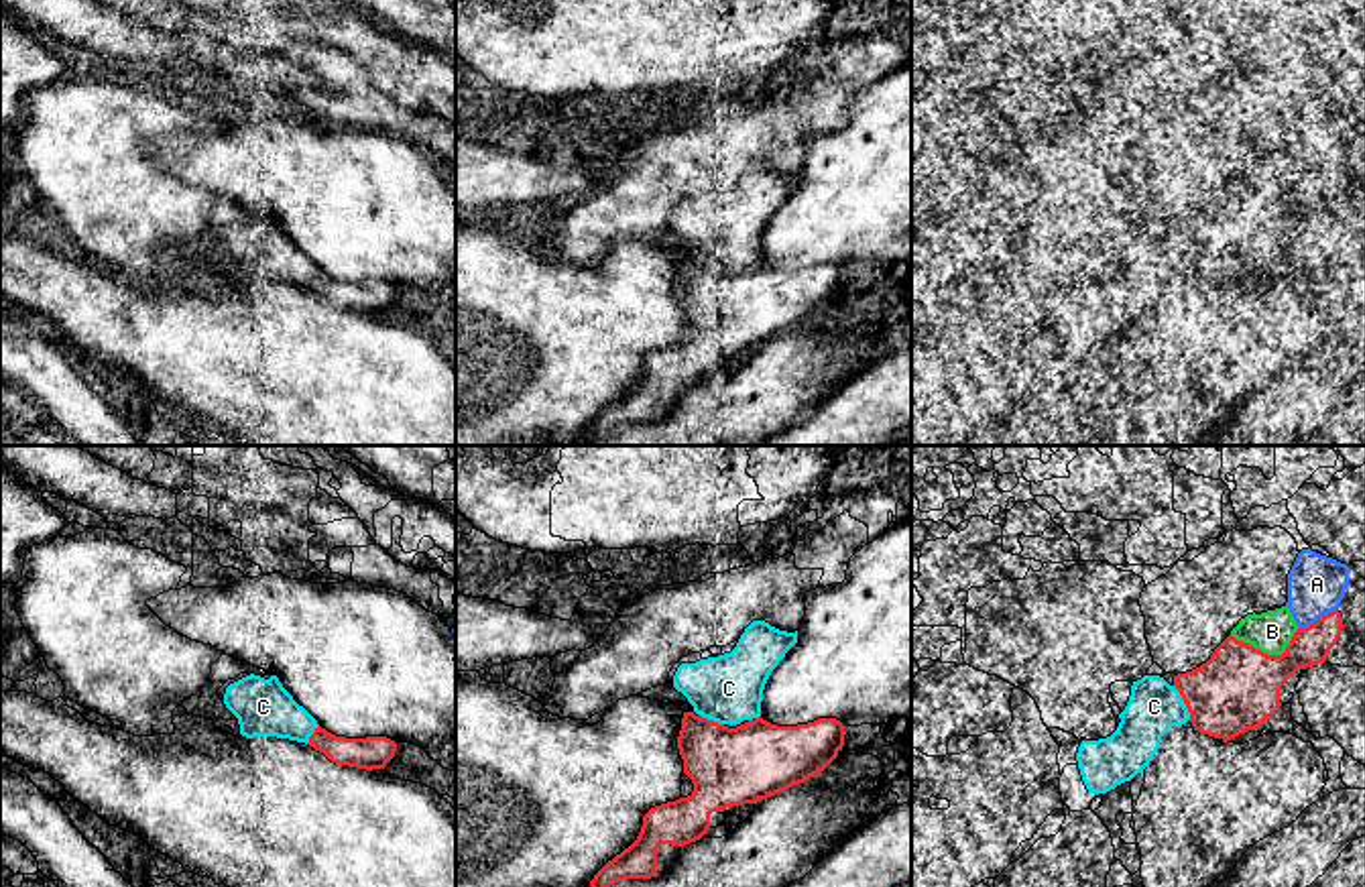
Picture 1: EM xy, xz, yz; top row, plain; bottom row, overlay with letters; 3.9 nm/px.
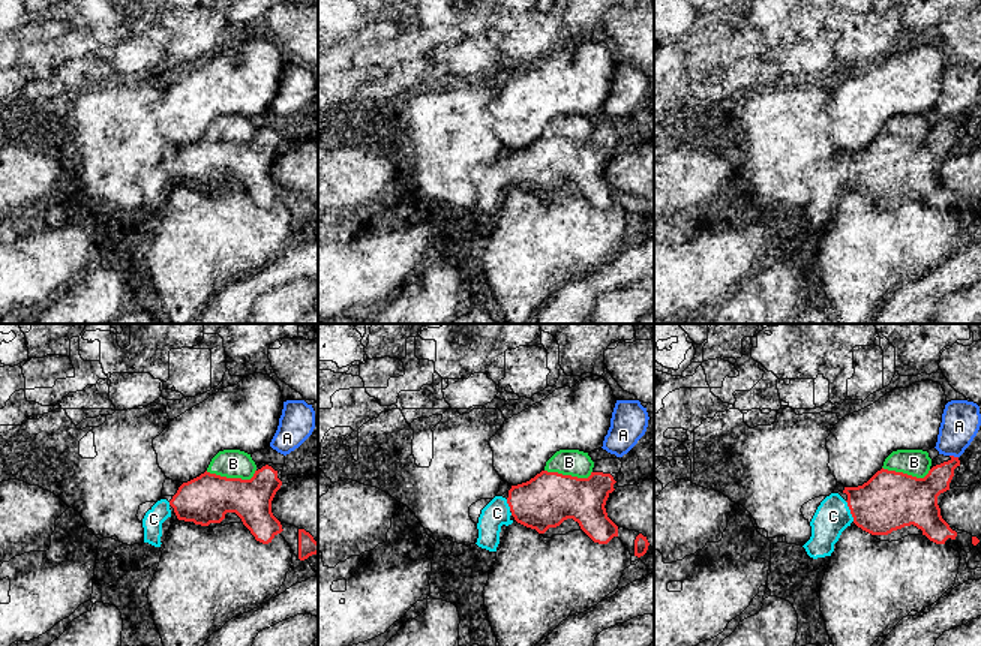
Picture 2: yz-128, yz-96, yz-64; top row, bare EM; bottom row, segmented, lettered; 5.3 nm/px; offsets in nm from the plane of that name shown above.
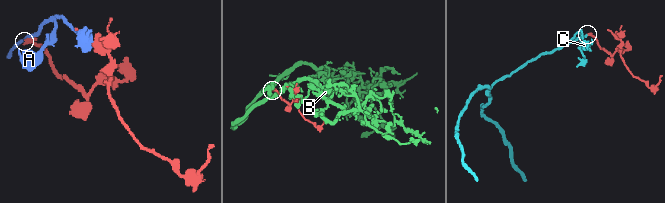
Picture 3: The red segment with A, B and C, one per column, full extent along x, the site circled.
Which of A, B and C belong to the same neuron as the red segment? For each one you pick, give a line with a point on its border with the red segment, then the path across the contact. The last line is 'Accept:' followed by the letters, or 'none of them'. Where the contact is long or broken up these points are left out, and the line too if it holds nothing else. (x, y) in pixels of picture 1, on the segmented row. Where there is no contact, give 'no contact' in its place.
C: meets red in yz at (1184, 702)
Accept: C

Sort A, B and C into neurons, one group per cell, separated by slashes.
A / B / C

